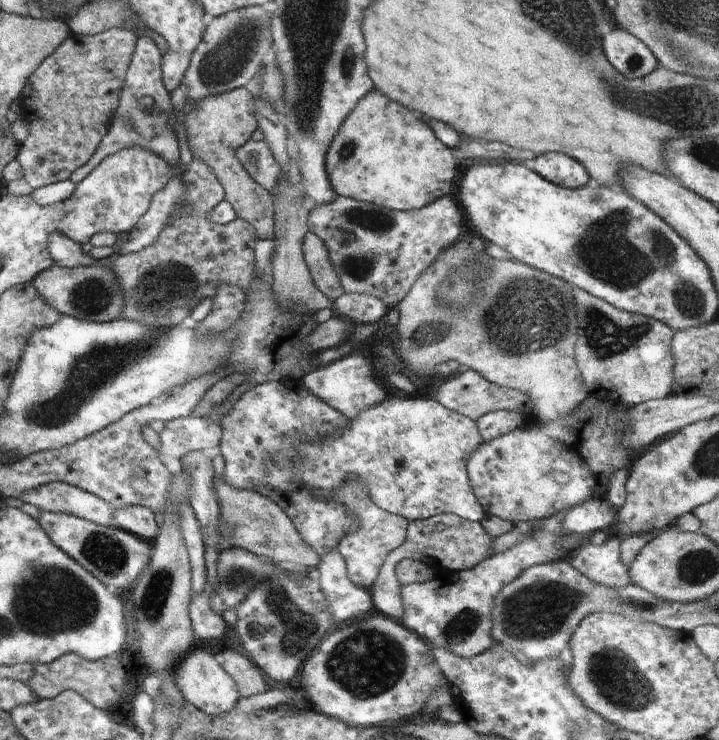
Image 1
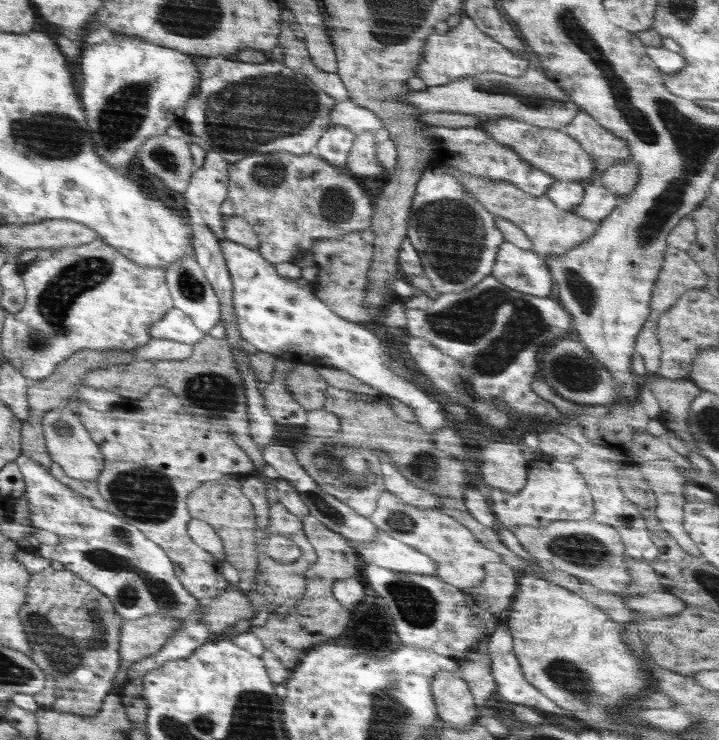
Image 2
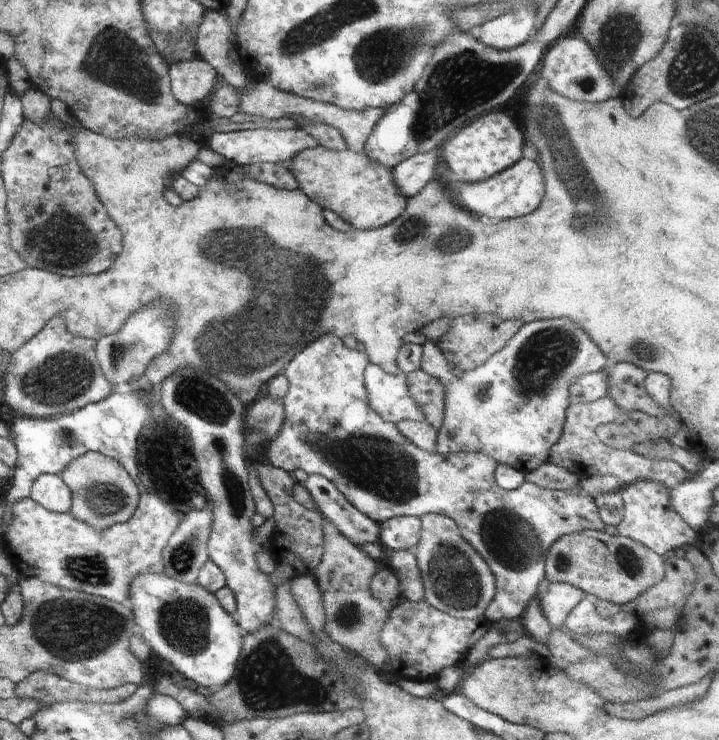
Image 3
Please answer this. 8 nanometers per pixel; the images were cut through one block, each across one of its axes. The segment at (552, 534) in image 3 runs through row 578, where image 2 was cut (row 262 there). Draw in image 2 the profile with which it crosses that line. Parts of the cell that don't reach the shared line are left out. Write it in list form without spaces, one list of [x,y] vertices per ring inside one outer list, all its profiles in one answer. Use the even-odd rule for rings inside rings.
[[[508,242],[499,246],[490,274],[500,284],[524,294],[548,297],[552,292],[552,276],[545,260]]]

